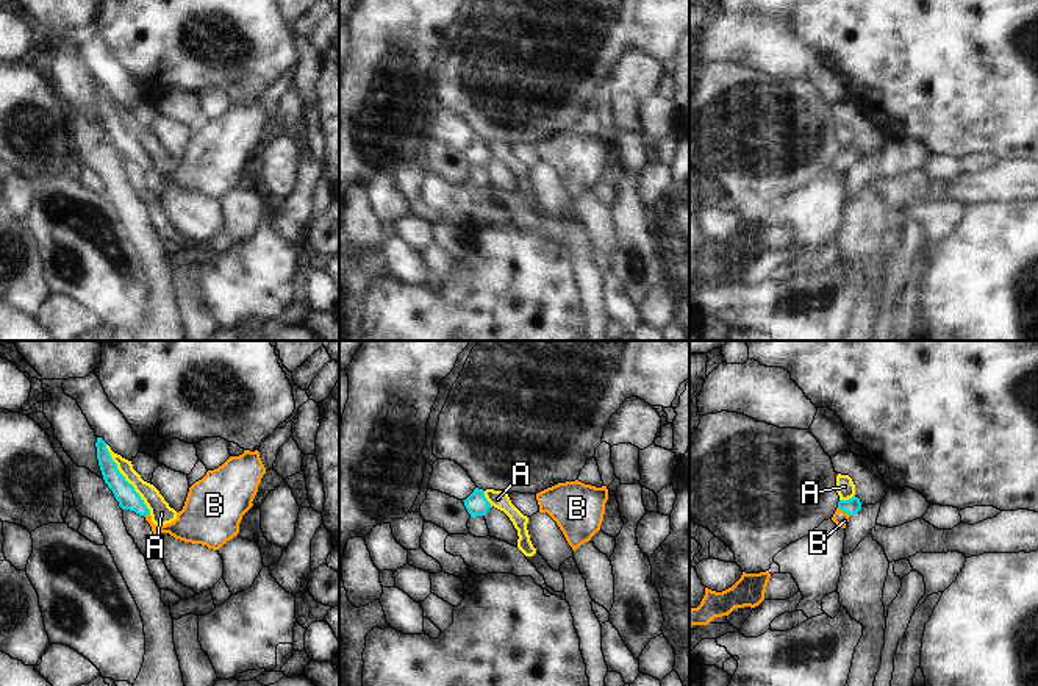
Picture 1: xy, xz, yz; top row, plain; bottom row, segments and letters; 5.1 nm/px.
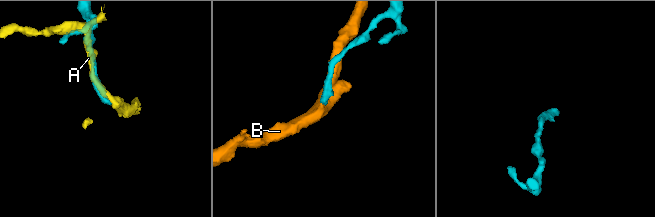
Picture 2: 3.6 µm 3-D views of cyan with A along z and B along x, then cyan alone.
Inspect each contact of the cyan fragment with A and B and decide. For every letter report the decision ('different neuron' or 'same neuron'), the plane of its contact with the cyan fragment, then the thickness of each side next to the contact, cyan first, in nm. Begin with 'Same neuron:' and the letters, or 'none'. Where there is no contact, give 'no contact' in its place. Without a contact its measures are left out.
Same neuron: B
A: different neuron; meets cyan in xy; 110 nm thick on the cyan side, 110 nm on the other
B: same neuron; meets cyan in yz; 80 nm thick on the cyan side, 80 nm on the other

